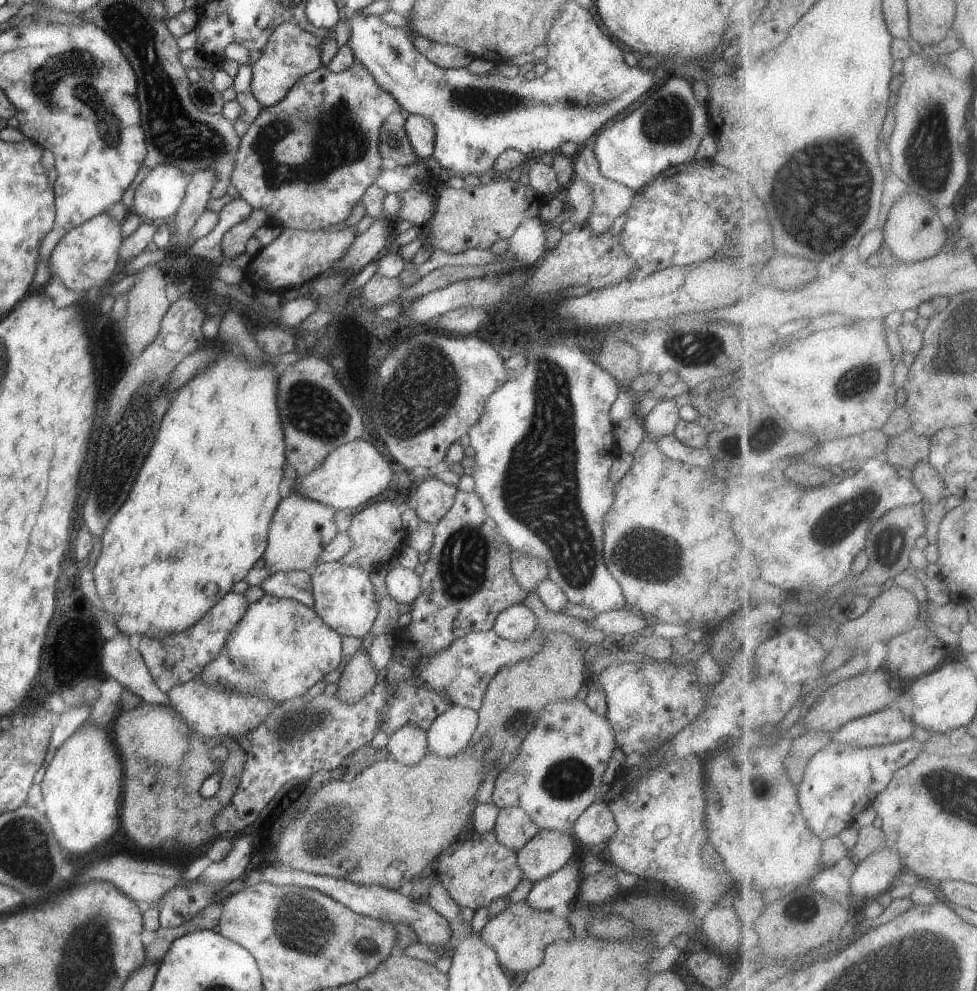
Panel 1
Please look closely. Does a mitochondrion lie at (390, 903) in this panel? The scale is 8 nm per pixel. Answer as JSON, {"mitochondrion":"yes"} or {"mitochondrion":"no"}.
{"mitochondrion":"no"}

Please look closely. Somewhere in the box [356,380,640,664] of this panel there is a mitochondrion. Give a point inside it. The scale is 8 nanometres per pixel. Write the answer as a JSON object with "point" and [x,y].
{"point":[463,559]}

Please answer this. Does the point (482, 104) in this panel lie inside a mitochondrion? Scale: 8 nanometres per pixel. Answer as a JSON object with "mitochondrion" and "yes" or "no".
{"mitochondrion":"yes"}

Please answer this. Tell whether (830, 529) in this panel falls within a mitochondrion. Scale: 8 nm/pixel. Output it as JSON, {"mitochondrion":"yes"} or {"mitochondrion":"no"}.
{"mitochondrion":"yes"}

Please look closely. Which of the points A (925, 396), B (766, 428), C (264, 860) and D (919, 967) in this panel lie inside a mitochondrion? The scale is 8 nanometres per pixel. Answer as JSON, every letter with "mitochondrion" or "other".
{"A":"other","B":"other","C":"other","D":"mitochondrion"}

